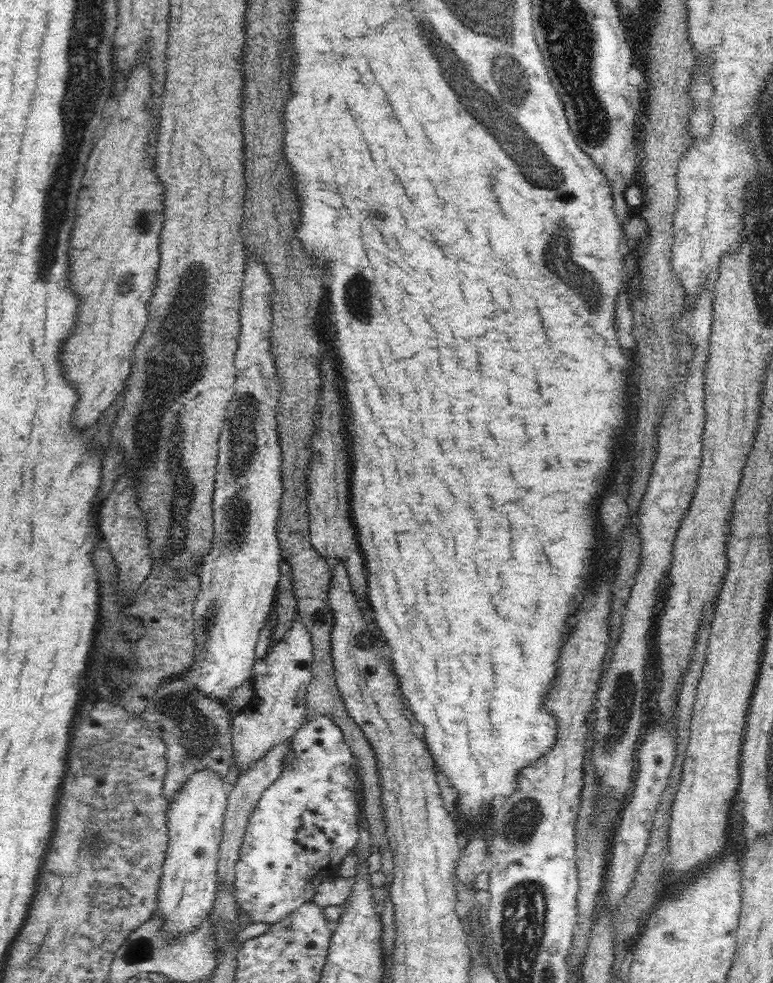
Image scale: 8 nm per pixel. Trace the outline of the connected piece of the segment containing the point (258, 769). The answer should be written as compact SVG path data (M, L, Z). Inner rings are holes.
M280 741L272 745L268 752L249 767L238 777L234 789L228 794L228 802L224 816L223 837L219 846L219 863L217 864L218 881L217 888L228 887L230 891L235 889L235 870L238 862L239 850L243 843L247 822L258 804L262 793L271 785L282 772L286 752L290 749L291 741Z

